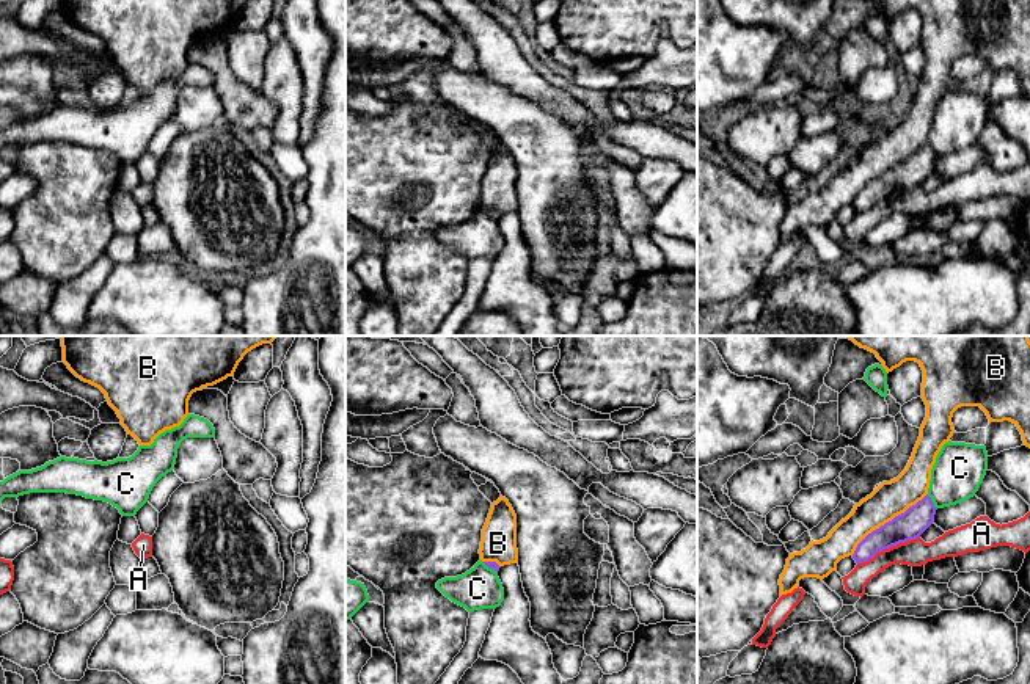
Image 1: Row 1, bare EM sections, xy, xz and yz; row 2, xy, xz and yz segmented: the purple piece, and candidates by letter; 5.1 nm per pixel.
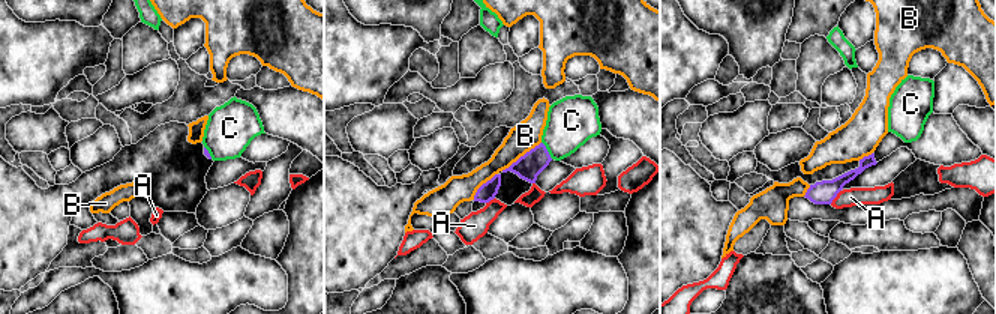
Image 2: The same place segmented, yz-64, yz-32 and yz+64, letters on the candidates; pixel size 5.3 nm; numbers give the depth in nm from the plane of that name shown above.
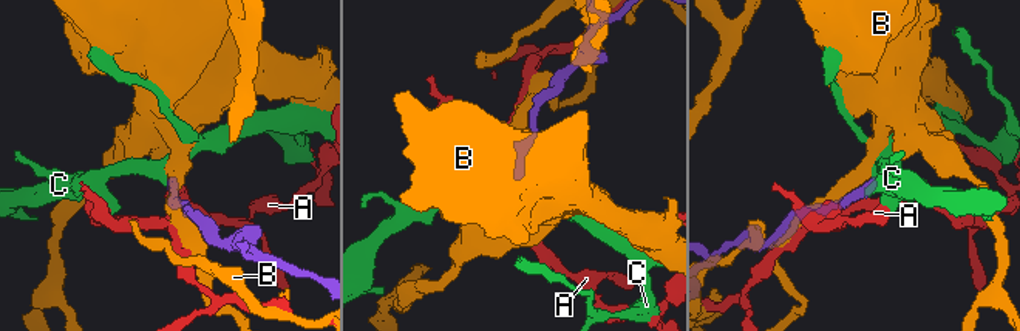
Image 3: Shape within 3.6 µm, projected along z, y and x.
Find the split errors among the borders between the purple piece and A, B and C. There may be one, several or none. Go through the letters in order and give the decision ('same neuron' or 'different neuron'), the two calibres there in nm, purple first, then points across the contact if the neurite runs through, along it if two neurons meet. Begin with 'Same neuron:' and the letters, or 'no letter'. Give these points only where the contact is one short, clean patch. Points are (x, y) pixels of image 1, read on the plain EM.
Same neuron: no letter
A: different neuron; calibres 150 and 140 nm; border yz (919, 184), (884, 196), (858, 212)
B: different neuron; calibres 150 and 180 nm
C: different neuron; calibres 150 and 260 nm; border yz (927, 143), (936, 157)

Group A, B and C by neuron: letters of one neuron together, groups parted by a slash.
A / B / C

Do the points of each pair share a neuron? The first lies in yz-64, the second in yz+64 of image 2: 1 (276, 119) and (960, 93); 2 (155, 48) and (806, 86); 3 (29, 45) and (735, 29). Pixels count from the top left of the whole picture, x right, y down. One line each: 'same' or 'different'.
1: different
2: same
3: different

